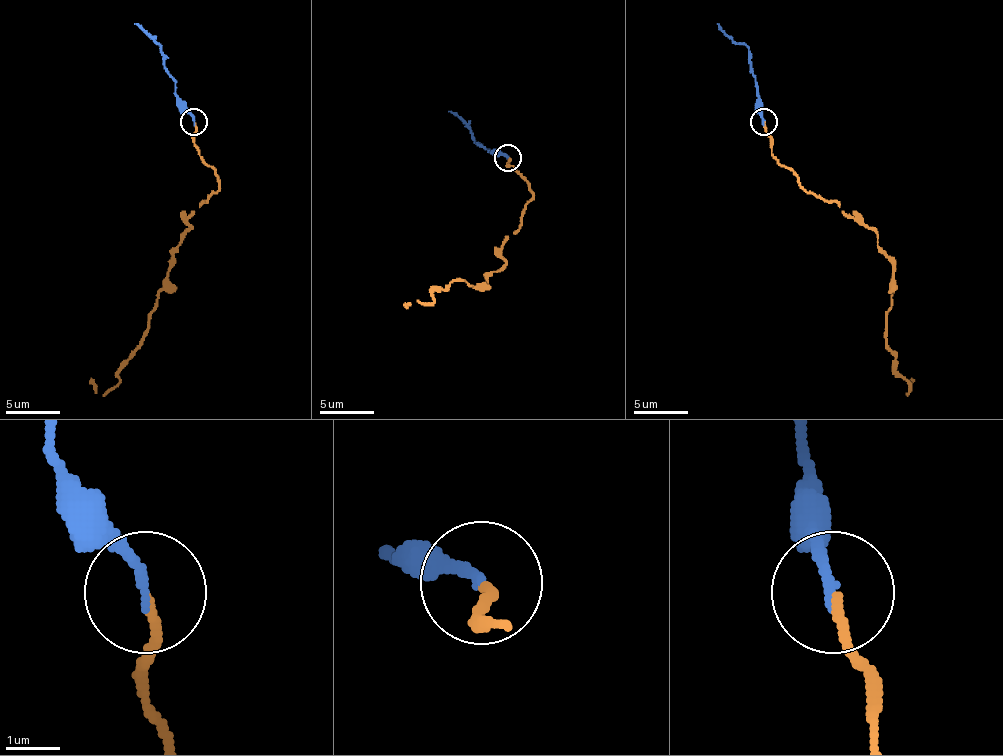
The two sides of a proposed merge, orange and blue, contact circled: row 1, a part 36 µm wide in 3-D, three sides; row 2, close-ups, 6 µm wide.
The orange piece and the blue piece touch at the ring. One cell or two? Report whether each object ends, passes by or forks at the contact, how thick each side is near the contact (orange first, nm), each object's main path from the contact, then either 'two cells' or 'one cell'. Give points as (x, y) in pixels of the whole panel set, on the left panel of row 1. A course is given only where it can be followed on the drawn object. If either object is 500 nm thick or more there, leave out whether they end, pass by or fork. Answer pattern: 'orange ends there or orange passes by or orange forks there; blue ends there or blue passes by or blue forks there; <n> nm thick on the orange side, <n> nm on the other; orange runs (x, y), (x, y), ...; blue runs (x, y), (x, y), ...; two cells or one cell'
orange ends there; blue ends there; 150 nm thick on the orange side, 190 nm on the other; orange runs (193, 121), (218, 188), (188, 216), (144, 341), (114, 387), (95, 392), (90, 379); blue runs (193, 121), (174, 91), (174, 77), (166, 69), (161, 47), (133, 23); one cell

